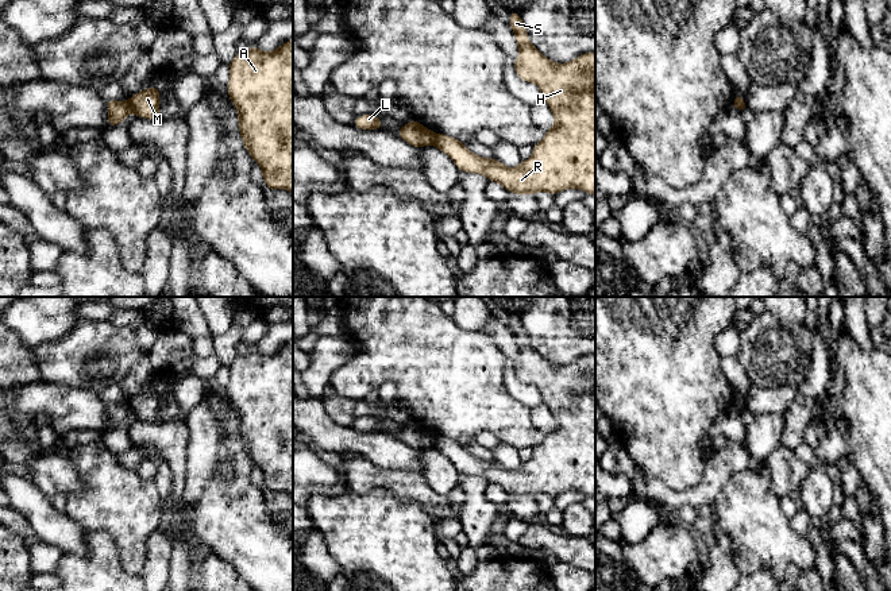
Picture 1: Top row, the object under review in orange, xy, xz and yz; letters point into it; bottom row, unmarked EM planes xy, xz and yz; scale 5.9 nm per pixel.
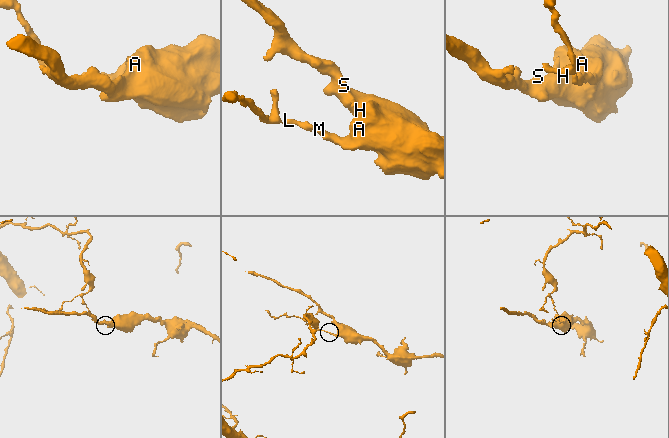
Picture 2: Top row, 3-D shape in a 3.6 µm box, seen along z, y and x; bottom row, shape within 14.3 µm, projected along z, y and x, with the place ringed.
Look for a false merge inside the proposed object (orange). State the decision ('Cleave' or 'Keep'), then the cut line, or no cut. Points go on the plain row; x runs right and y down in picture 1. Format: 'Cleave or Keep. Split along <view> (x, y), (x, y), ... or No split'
Cleave. Split along xy (128, 404), (131, 413)

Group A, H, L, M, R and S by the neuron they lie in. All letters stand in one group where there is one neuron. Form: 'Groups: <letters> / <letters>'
Groups: A H M R S / L

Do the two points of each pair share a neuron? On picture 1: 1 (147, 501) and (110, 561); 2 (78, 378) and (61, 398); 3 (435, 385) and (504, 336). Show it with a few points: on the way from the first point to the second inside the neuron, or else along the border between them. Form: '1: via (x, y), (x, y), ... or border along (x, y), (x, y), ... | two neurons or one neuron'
1: border along (91, 530), (111, 537), (120, 566), (134, 576) | two neurons
2: border along (43, 381), (83, 387), (96, 394) | two neurons
3: border along (479, 331), (490, 338), (506, 359) | two neurons

